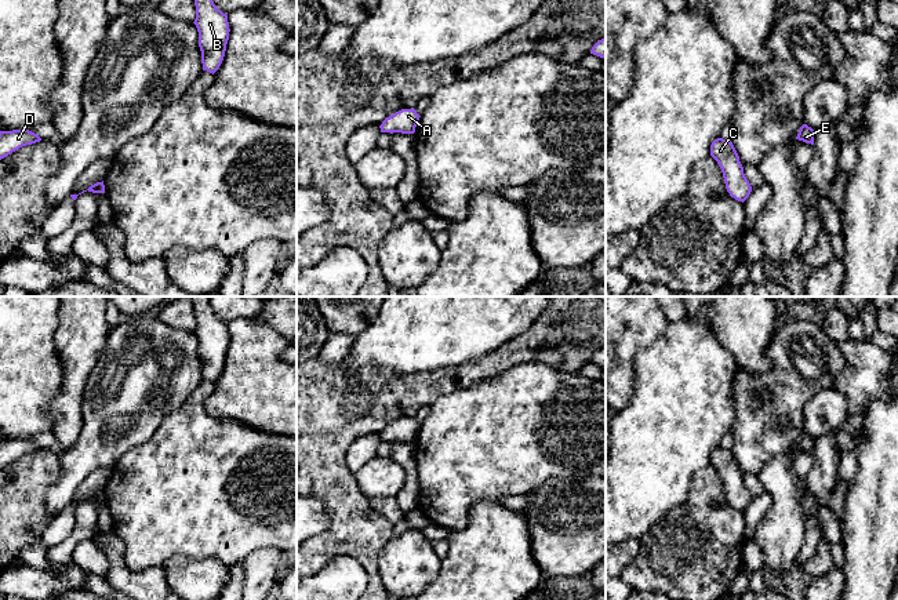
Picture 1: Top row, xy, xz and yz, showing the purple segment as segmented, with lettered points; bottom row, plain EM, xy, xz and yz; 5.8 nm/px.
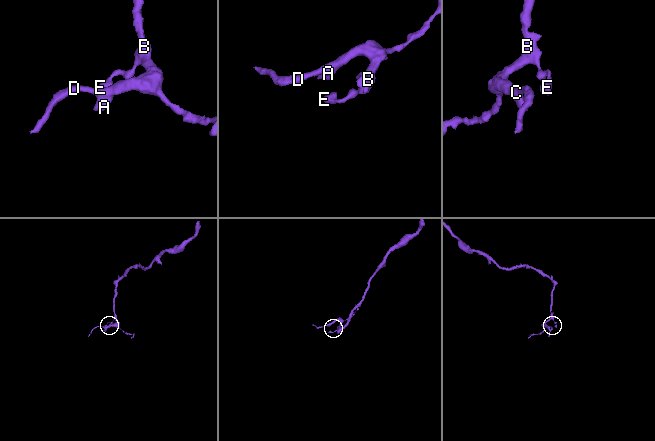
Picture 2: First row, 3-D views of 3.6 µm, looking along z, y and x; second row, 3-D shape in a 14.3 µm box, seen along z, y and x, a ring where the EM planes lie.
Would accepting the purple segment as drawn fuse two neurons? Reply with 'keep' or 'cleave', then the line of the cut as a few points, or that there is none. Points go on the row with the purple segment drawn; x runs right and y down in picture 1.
keep; no cut

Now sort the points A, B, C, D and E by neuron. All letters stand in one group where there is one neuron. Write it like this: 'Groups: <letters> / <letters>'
Groups: A B C D E

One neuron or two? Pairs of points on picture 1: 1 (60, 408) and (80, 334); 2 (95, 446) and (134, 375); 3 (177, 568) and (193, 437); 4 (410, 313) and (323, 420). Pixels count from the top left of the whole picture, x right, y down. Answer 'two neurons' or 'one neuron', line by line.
1: one neuron
2: one neuron
3: two neurons
4: two neurons

